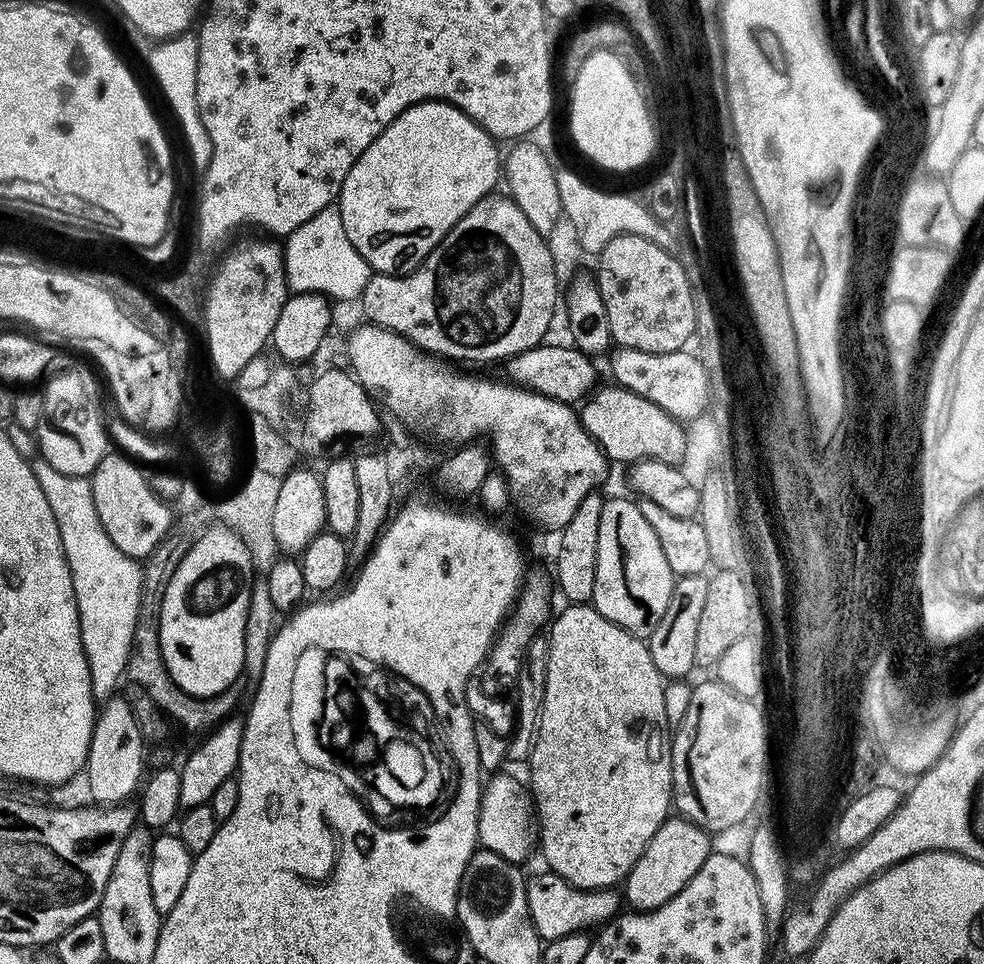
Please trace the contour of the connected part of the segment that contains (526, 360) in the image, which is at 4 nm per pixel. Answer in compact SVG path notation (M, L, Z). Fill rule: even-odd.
M541 342L537 348L526 350L522 354L512 356L503 365L509 381L517 388L526 388L561 400L563 404L579 405L597 387L596 368L593 357L578 351L574 346L563 348L562 345Z

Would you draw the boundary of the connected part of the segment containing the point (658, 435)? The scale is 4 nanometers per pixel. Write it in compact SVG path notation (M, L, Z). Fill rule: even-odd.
M619 386L597 387L579 405L580 425L592 436L609 461L631 466L639 460L661 460L662 463L679 465L686 446L685 425L666 410L654 406L646 398Z

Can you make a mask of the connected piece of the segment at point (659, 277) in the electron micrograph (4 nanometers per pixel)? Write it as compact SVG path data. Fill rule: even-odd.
M616 236L595 257L596 289L606 302L606 322L610 326L613 341L621 348L646 350L650 354L679 352L689 339L693 339L695 324L694 298L686 270L679 264L671 251L641 236Z

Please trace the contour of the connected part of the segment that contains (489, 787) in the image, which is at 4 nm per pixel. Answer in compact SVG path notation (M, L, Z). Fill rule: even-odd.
M498 772L491 775L481 789L479 808L479 845L485 850L498 854L515 864L522 864L534 846L534 824L532 806L521 784L512 776Z

